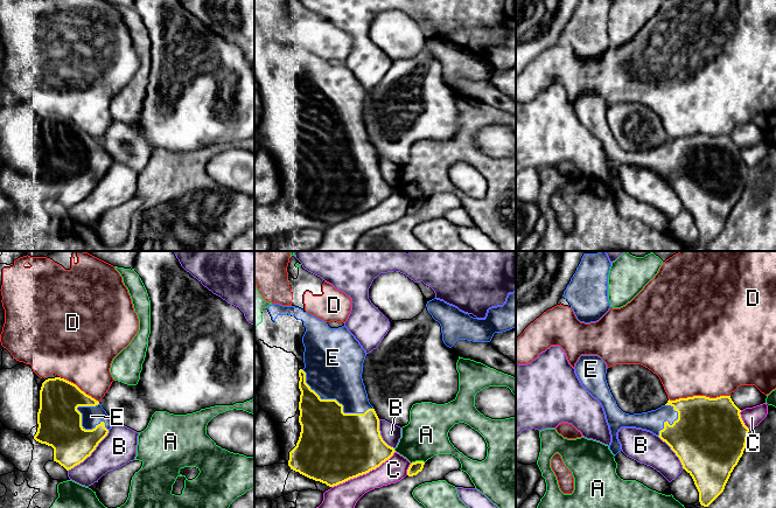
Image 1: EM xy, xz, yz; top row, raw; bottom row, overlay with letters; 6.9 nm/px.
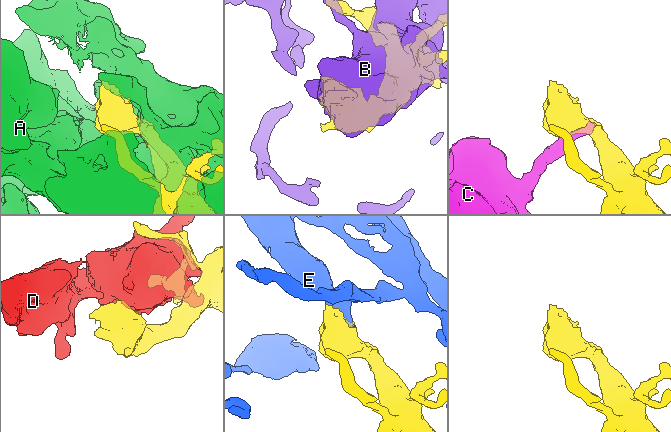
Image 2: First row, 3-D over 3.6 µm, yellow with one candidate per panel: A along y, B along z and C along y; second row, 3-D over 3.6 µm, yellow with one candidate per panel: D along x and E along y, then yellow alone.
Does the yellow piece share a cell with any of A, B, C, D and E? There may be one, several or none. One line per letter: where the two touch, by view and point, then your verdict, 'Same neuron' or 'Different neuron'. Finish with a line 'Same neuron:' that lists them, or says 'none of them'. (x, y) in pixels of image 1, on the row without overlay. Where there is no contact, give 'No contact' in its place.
A: Touches yellow at xz (417, 200). Different neuron
B: Touches yellow at xy (91, 190). Different neuron
C: Touches yellow at xz (363, 211). Different neuron
D: Touches yellow at yz (699, 134). Different neuron
E: Touches yellow at xz (335, 138). Same neuron
Same neuron: E

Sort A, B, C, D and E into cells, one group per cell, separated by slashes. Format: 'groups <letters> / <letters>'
groups A / B / C / D / E

